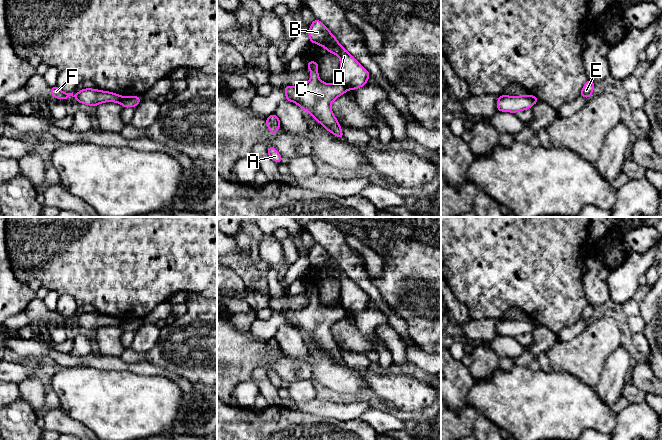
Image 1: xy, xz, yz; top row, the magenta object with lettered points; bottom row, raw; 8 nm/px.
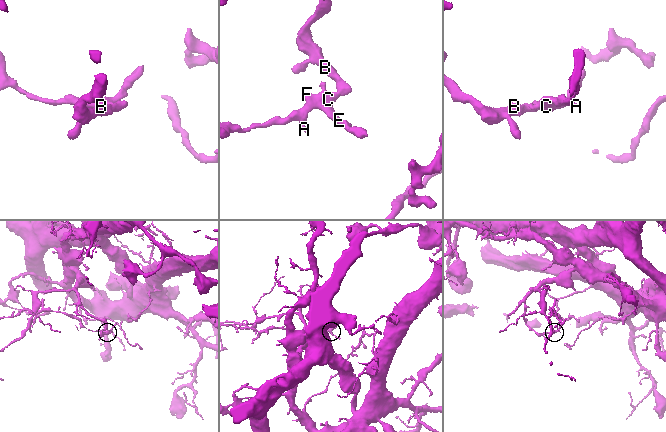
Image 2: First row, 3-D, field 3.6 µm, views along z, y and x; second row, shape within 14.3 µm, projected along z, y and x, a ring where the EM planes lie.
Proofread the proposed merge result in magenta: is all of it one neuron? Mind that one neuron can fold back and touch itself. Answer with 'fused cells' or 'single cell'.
fused cells

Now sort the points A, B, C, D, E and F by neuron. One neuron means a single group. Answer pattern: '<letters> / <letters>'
A C E F / B D

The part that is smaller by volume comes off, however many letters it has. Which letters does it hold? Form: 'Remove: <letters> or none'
Remove: A, C, E, F

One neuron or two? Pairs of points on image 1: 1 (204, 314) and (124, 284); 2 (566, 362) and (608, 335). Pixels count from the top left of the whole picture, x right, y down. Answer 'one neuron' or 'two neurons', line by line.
1: two neurons
2: one neuron

